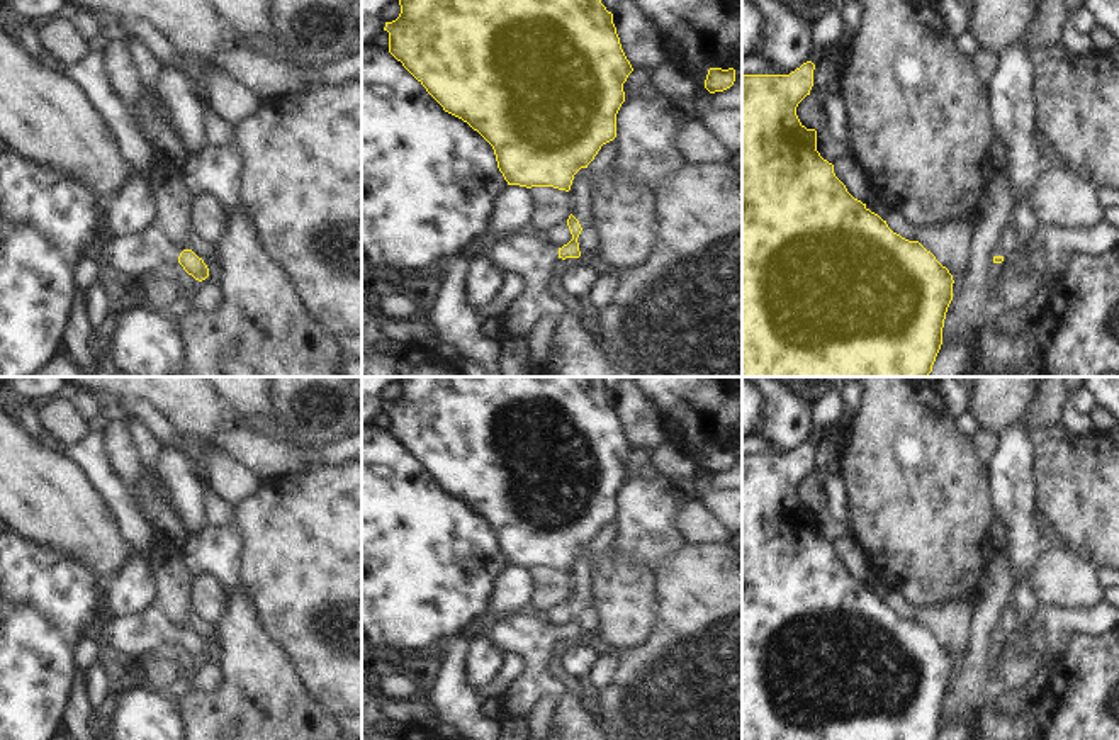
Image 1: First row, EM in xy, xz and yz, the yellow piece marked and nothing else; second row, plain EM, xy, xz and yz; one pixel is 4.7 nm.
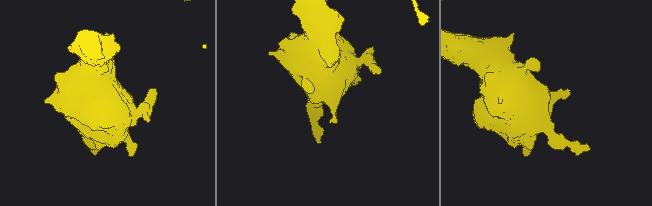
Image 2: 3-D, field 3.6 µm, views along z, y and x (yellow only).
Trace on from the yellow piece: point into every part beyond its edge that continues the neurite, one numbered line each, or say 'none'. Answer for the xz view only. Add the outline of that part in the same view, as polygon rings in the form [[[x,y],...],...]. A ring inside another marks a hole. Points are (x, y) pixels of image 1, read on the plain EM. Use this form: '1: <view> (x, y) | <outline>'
1: xz (530, 637) | [[[518,611],[494,623],[487,638],[501,650],[518,653],[525,670],[504,694],[481,701],[484,716],[499,723],[525,718],[542,699],[552,699],[559,708],[574,694],[548,676],[548,659],[559,640],[559,628],[548,621]]]

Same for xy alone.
1: xy (134, 635) | [[[156,601],[139,614],[109,623],[109,642],[126,655],[143,655],[161,643],[178,642],[180,630],[158,609]]]

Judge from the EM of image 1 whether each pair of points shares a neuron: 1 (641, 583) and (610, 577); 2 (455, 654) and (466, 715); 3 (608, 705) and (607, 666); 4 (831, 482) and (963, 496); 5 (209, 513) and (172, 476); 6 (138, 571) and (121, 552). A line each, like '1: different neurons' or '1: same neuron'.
1: same neuron
2: same neuron
3: different neurons
4: different neurons
5: different neurons
6: different neurons

